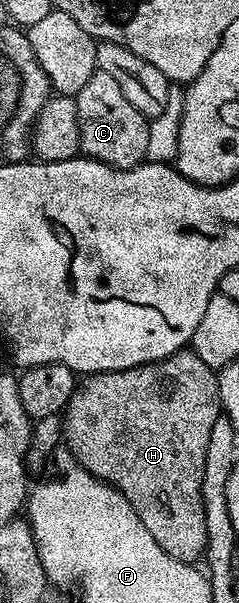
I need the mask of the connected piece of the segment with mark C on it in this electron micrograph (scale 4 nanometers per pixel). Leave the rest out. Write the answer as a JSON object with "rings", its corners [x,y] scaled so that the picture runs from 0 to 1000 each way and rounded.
{"rings":[[[410,114],[356,134],[356,148],[310,159],[331,209],[331,249],[360,262],[531,284],[611,265],[623,197],[510,159],[506,146],[452,121]]]}

